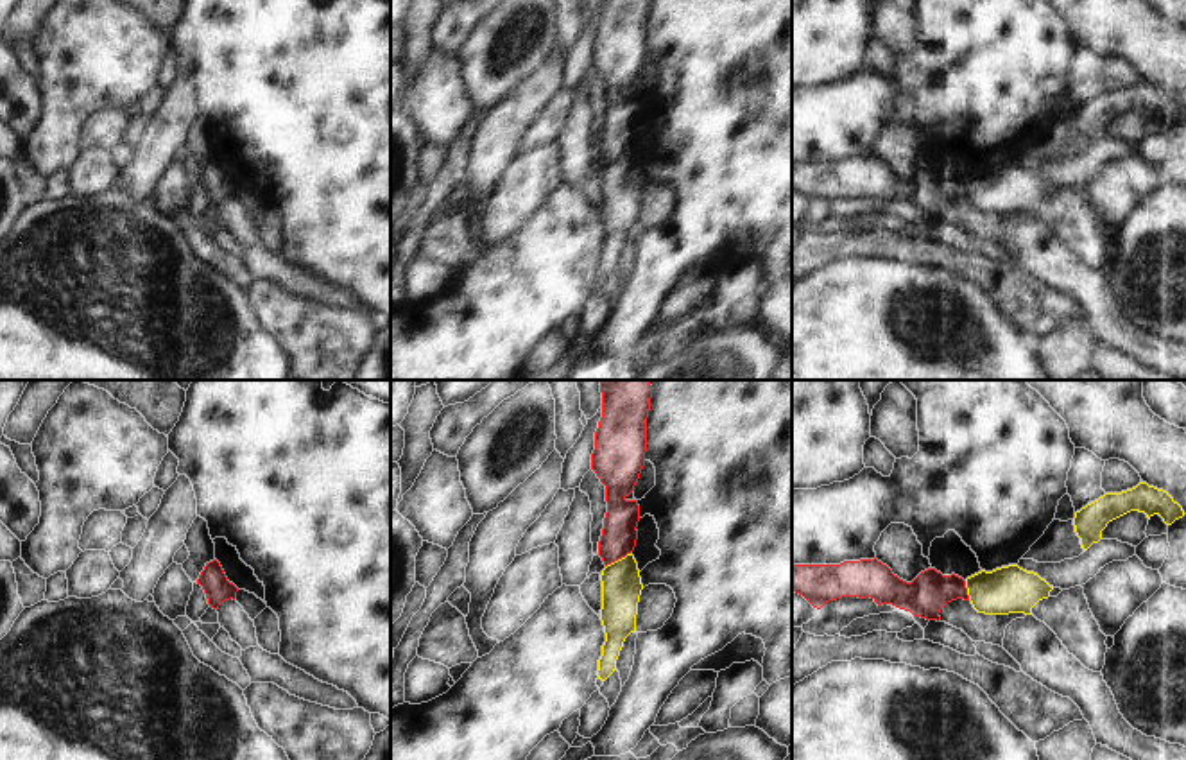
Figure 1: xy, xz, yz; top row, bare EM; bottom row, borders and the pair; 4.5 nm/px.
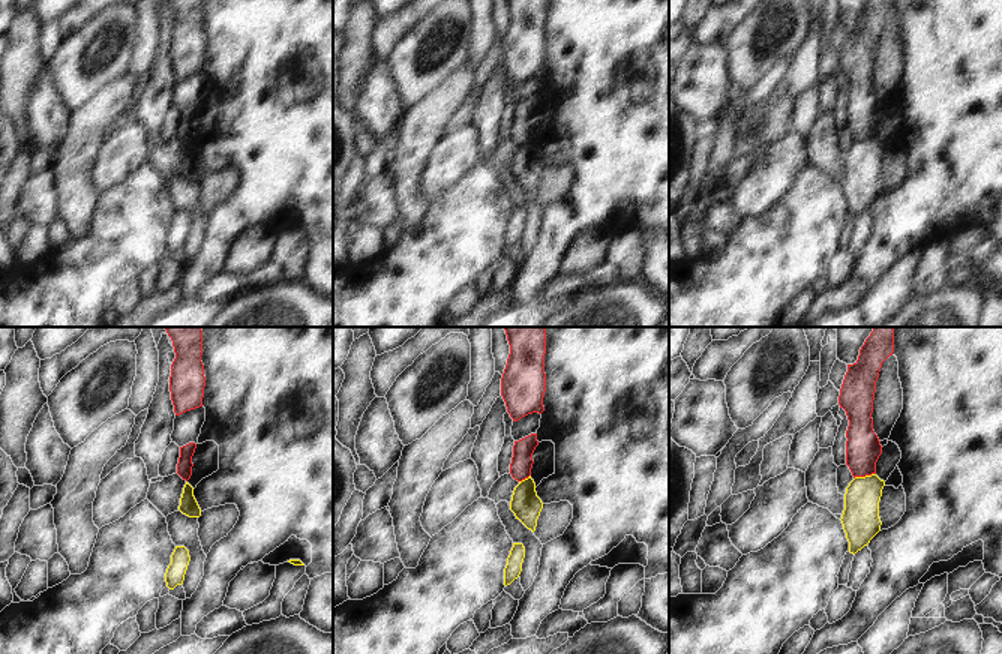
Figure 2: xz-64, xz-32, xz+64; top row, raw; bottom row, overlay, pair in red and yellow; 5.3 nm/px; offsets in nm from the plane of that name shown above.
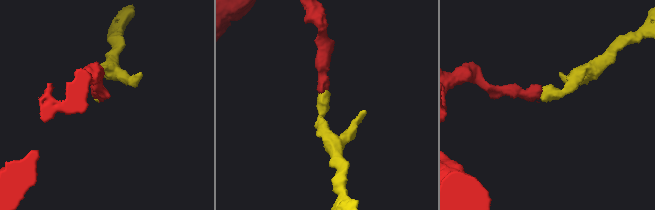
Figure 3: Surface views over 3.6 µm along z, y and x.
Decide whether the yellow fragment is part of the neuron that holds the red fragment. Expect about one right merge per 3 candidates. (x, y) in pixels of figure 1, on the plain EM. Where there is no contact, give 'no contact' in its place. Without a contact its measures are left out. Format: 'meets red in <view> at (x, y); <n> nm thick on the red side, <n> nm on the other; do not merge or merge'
meets red in xz at (617, 158); 160 nm thick on the red side, 180 nm on the other; do not merge

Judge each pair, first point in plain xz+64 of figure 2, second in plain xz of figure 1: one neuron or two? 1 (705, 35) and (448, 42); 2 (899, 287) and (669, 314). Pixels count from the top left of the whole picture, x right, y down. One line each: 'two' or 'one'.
1: one
2: one

